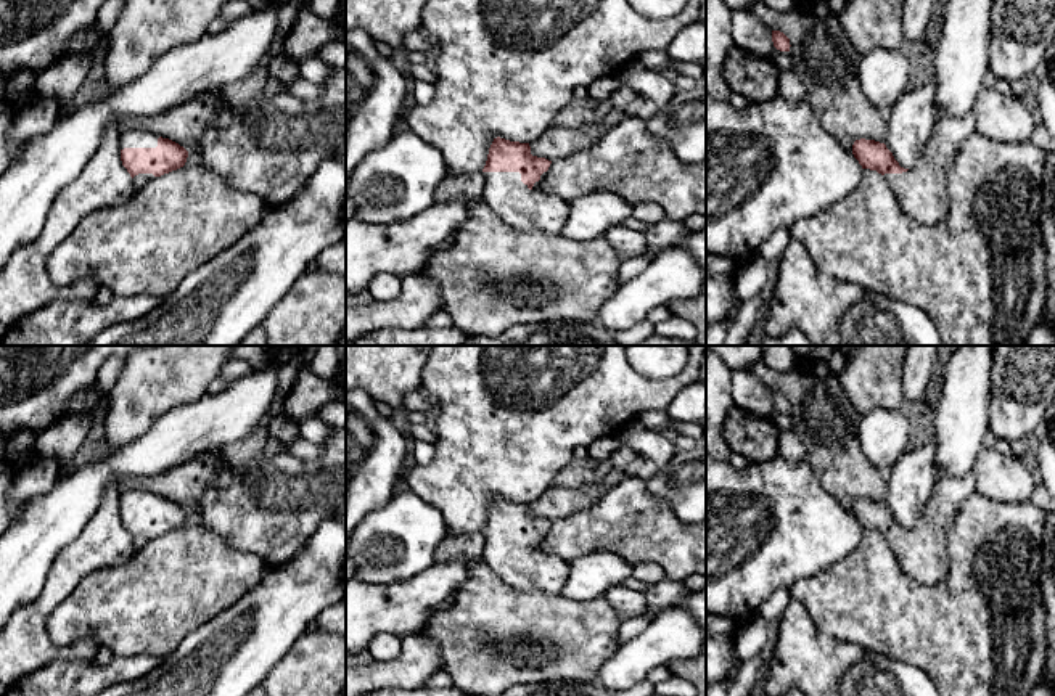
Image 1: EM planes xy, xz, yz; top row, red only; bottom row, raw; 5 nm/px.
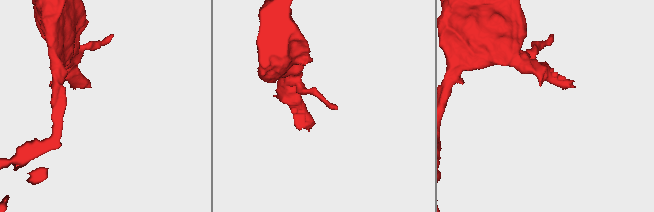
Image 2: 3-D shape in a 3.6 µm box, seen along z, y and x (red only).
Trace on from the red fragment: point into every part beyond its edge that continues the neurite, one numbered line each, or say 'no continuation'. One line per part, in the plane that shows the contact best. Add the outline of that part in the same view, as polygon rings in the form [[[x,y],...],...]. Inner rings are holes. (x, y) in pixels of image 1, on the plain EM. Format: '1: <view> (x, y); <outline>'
1: xz (513, 563); [[[519,532],[482,534],[484,548],[481,558],[503,583],[516,590],[539,590],[544,593],[561,595],[566,585],[569,563],[542,550],[540,540],[547,535],[547,532],[540,535],[540,540],[536,542],[531,550],[521,542]]]

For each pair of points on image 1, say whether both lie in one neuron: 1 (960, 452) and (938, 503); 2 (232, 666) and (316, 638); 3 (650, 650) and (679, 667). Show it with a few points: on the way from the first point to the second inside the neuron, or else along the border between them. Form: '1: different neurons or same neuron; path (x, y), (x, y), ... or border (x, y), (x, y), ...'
1: different neurons; border (972, 468), (962, 474), (940, 476)
2: different neurons; border (309, 629), (267, 675)
3: different neurons; border (689, 658), (666, 664)

